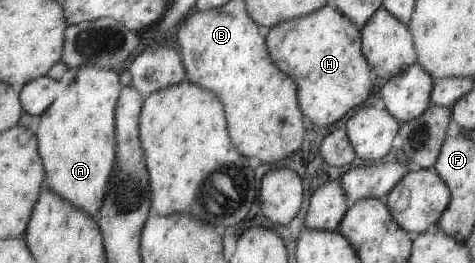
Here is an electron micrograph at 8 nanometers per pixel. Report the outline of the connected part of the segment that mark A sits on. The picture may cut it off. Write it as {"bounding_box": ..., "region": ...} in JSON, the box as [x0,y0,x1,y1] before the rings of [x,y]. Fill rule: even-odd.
{"bounding_box":[33,66,121,218],"region":[[[82,66],[70,68],[58,82],[59,93],[54,102],[40,114],[38,128],[33,132],[36,136],[38,155],[43,165],[44,185],[60,196],[62,200],[72,204],[74,208],[93,218],[98,214],[106,190],[111,187],[110,178],[114,174],[116,164],[116,138],[114,138],[114,108],[121,90],[119,75],[116,70],[98,66]]]}

